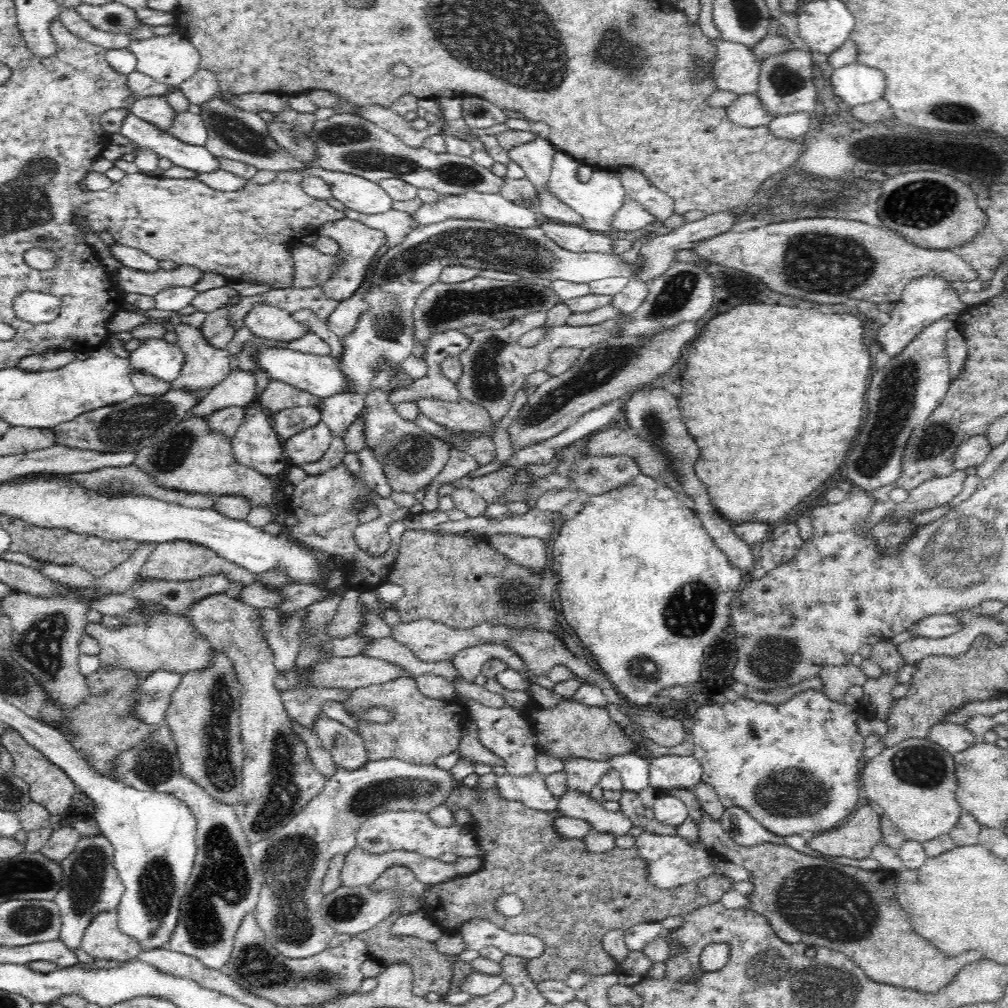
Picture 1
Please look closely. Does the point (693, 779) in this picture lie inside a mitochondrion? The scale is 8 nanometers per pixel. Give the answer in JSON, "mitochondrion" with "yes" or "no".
{"mitochondrion":"no"}

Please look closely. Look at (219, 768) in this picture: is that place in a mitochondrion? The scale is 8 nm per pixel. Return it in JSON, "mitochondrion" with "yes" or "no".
{"mitochondrion":"yes"}

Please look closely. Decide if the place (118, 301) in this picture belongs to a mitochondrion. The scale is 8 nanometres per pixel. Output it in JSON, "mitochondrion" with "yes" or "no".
{"mitochondrion":"no"}

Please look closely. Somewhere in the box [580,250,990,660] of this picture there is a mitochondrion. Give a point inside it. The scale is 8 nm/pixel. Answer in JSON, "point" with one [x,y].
{"point":[895,399]}

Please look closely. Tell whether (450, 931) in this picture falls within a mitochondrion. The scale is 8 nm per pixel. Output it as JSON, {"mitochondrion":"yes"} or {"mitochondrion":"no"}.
{"mitochondrion":"no"}

